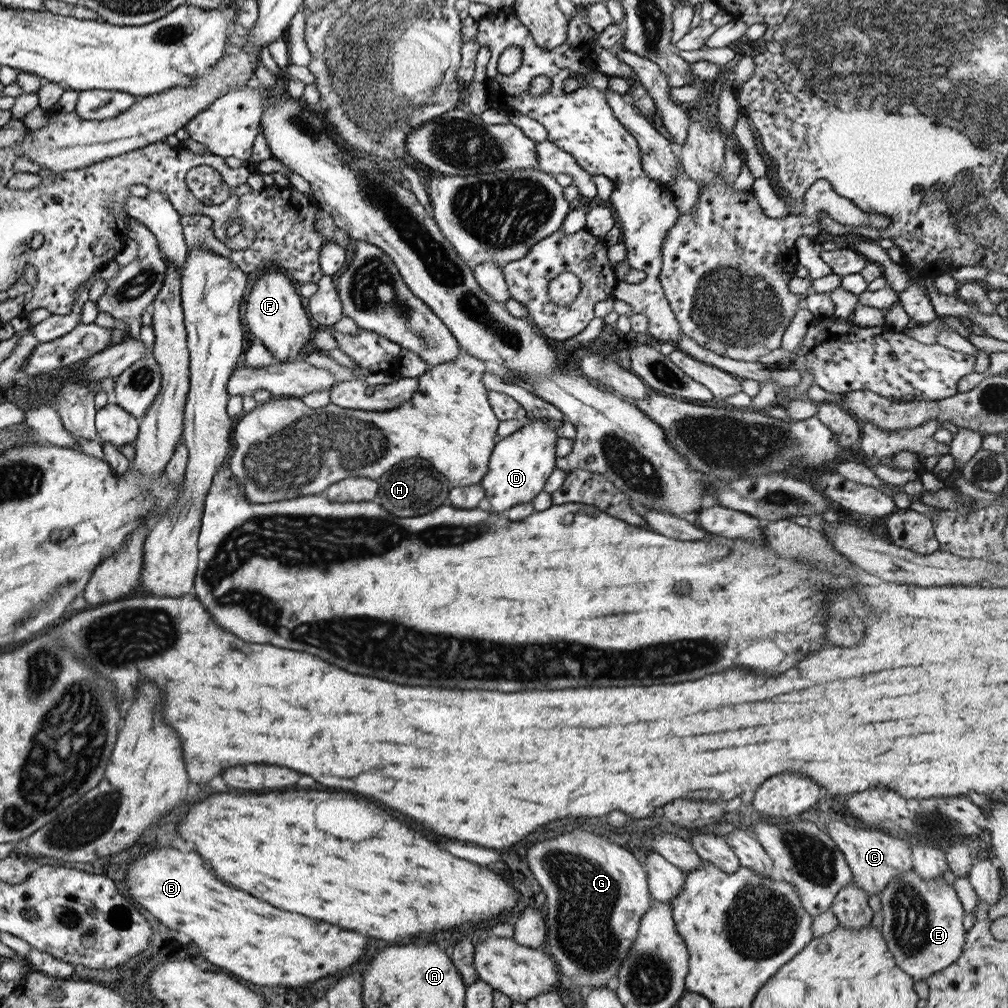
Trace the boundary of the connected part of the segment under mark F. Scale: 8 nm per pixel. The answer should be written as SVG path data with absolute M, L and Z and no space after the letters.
M265 269L253 282L247 304L245 304L245 324L249 332L271 352L277 364L291 364L301 356L301 348L309 340L309 318L304 299L297 294L297 288L289 277L275 269Z

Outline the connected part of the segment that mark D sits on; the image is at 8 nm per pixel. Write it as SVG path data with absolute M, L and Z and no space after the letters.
M540 417L526 419L523 426L494 444L487 472L479 482L484 488L484 497L489 502L490 511L503 514L511 505L531 502L543 490L545 480L554 469L557 439L557 429L549 424L549 419Z

